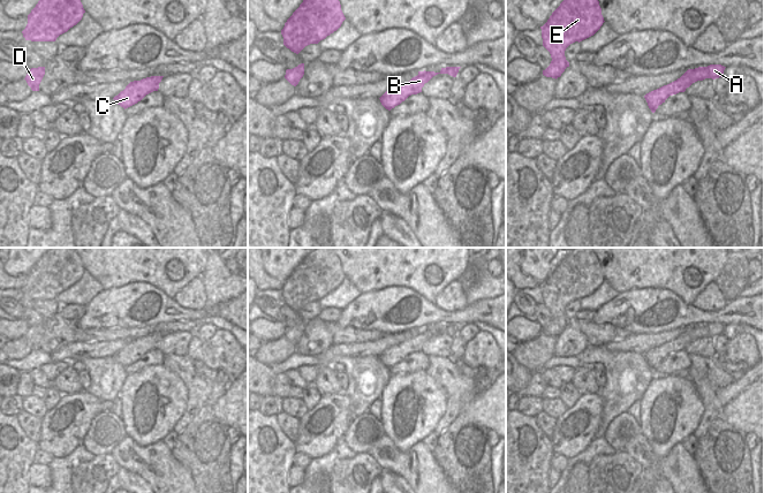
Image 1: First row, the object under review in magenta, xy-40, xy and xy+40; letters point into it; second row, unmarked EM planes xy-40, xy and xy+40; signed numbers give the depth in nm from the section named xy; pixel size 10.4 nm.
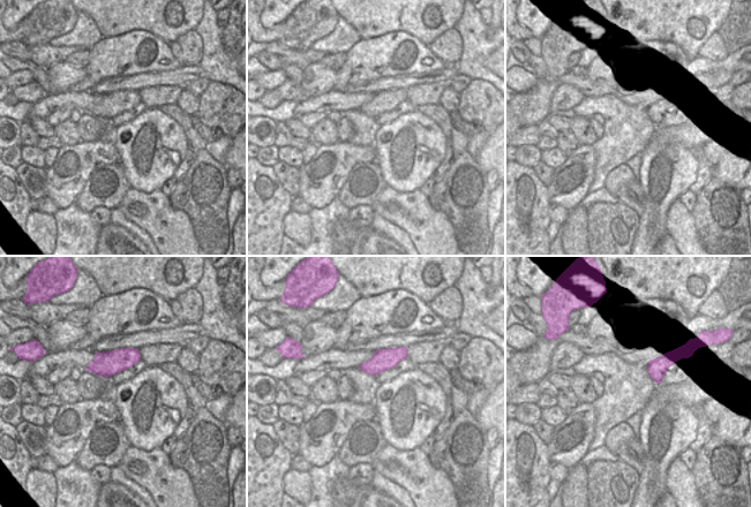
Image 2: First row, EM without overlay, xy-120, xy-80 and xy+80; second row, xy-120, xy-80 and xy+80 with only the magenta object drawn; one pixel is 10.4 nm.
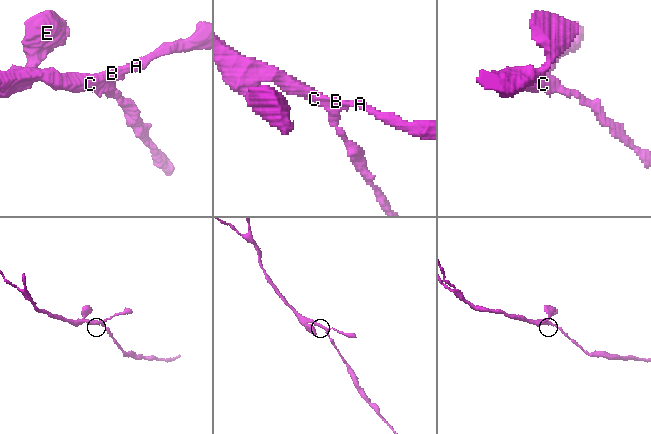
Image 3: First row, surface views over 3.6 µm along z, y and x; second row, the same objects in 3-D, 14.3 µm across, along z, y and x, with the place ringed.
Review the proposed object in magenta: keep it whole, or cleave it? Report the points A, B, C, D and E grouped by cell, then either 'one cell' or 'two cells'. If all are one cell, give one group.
A B C D E; one cell

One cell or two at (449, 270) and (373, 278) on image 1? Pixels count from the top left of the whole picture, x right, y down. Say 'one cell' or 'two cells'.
one cell

